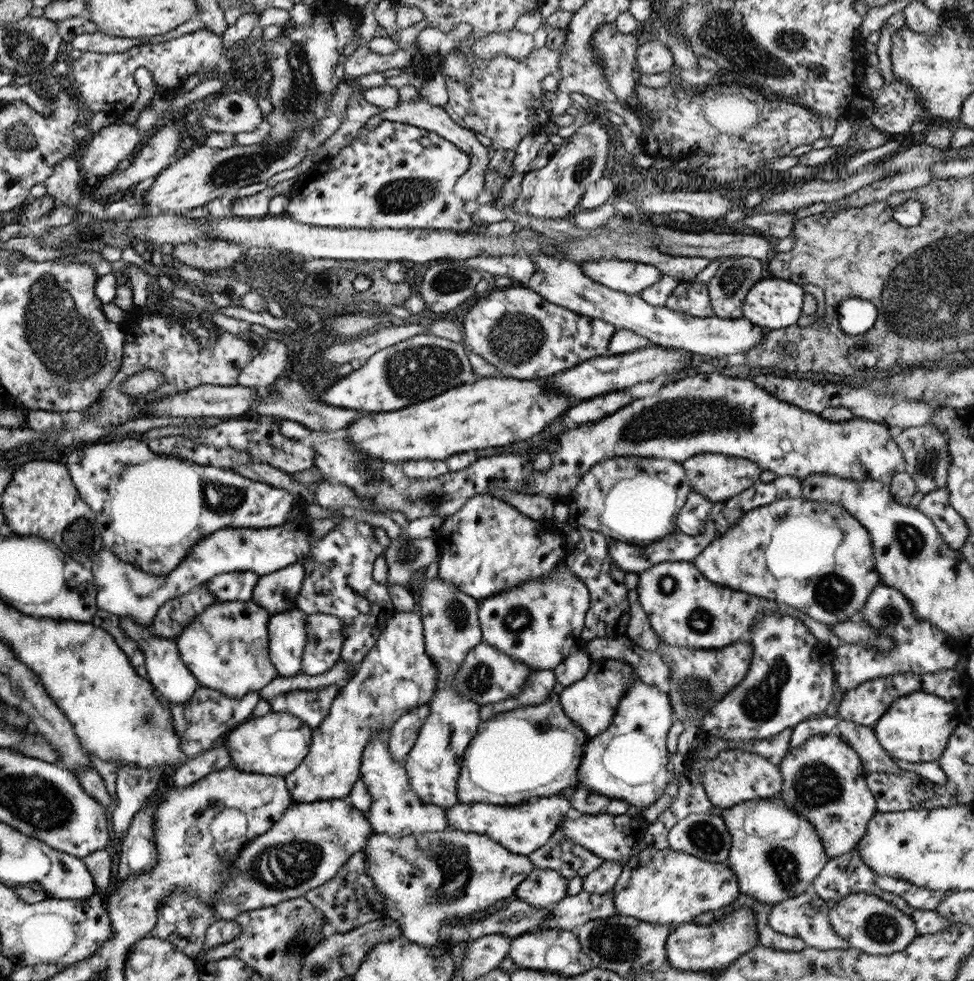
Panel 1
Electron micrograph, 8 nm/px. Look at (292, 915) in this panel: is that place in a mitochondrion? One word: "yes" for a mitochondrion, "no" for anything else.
yes

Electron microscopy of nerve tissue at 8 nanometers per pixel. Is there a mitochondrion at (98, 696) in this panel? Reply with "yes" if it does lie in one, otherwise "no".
no

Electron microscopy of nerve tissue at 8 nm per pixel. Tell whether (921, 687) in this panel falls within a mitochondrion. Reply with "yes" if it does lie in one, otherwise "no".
no

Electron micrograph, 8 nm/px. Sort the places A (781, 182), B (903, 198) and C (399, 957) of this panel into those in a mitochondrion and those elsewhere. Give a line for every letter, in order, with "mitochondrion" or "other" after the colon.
A: other
B: other
C: other

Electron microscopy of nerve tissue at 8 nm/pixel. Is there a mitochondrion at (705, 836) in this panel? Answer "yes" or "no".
yes

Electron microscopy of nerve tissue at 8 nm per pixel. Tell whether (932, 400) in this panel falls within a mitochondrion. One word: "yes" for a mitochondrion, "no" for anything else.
no

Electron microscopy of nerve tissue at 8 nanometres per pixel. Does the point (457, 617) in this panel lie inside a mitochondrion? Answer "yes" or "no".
yes

